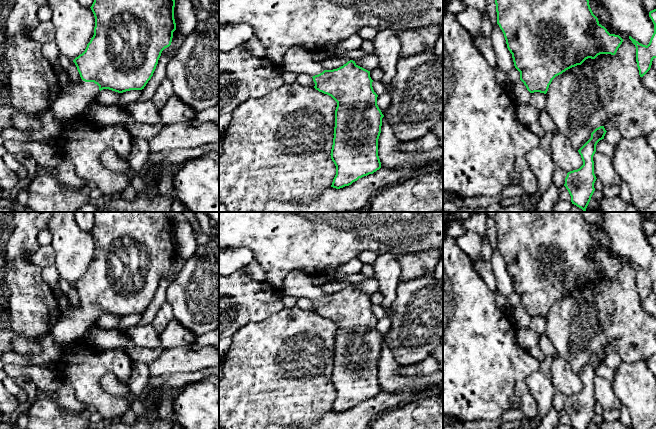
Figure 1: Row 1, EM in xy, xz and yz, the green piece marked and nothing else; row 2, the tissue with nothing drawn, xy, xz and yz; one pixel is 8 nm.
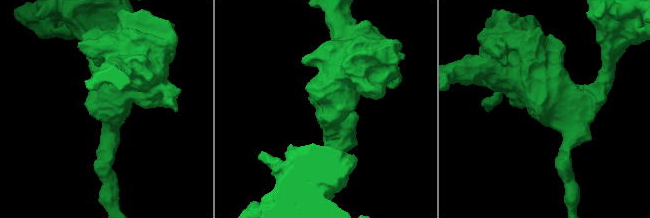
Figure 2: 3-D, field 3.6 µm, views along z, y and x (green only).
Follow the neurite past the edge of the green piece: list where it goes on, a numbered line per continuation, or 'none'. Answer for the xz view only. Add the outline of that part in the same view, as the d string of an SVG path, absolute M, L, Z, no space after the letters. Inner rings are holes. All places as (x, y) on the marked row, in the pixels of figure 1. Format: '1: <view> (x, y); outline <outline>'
1: xz (298, 60); outline M300 46L290 47L285 53L280 66L285 72L306 74L310 77L322 73L325 68L313 59L312 53Z

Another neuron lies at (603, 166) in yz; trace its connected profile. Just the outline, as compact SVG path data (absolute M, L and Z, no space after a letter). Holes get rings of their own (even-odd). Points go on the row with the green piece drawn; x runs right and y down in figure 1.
M596 151L593 161L594 174L602 182L604 187L616 186L622 183L621 178L613 168L611 157Z

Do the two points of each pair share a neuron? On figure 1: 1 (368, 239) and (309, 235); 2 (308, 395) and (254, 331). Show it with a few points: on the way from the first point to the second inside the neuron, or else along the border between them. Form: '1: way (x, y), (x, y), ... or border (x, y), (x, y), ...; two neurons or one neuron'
1: way (353, 235), (324, 235); one neuron
2: way (288, 383), (276, 381), (273, 366), (260, 351); one neuron

